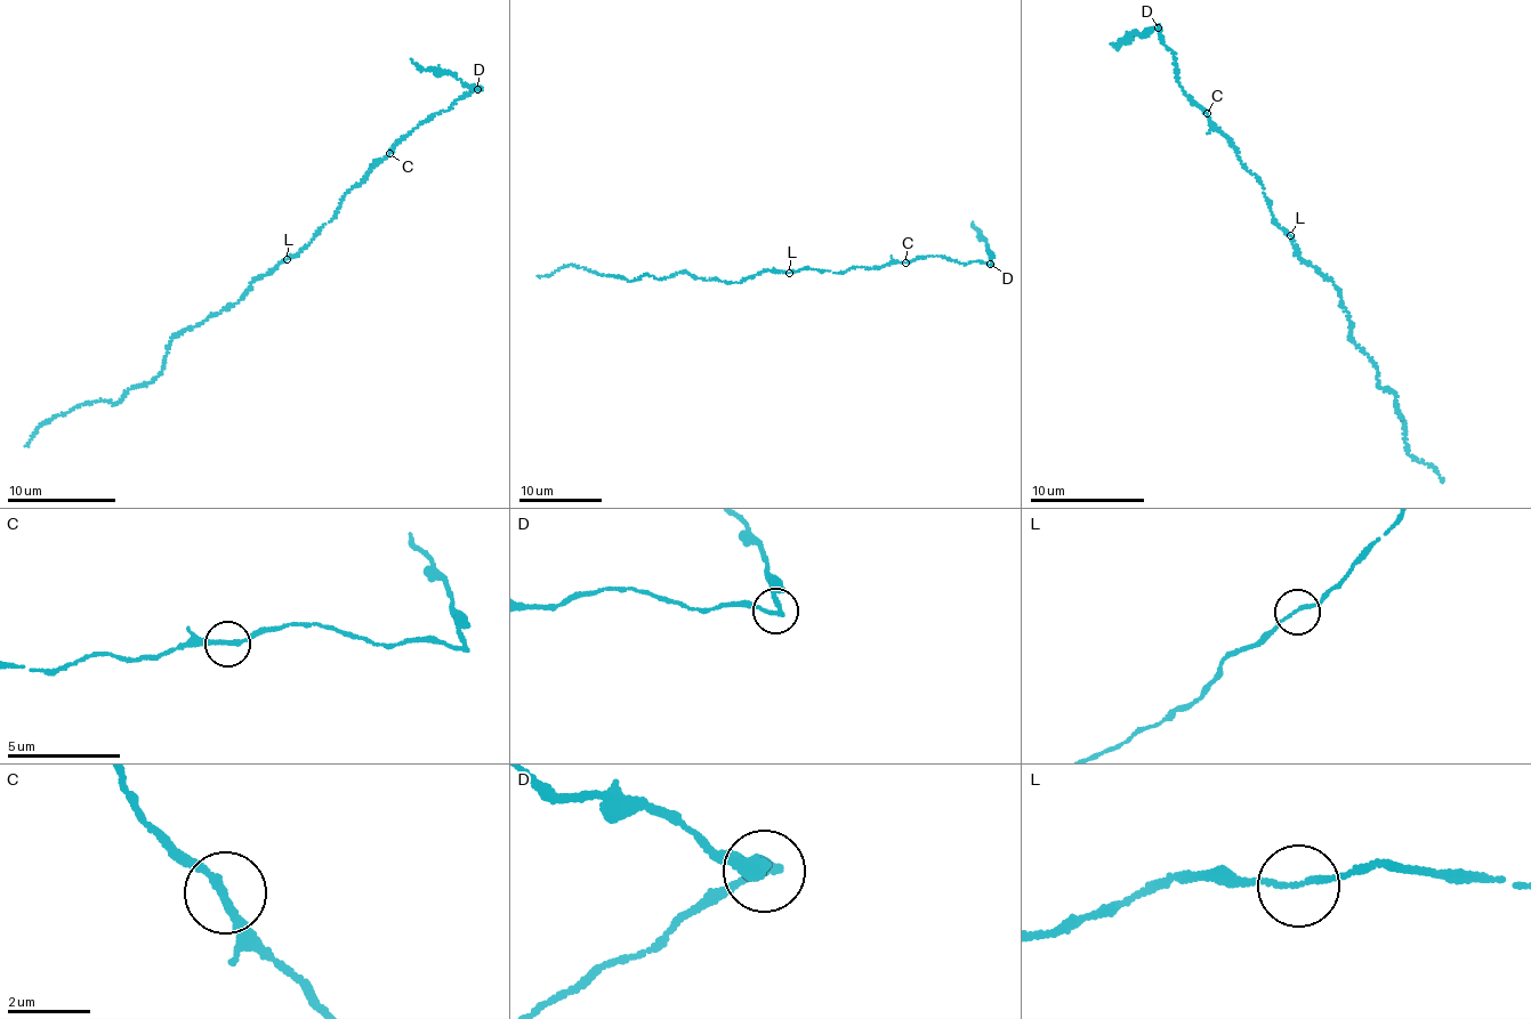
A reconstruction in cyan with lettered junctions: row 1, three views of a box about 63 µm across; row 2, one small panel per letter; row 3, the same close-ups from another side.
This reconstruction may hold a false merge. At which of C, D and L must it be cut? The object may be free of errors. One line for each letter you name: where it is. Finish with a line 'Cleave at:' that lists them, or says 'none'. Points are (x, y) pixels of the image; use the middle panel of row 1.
D: place (990, 264)
Cleave at: D

